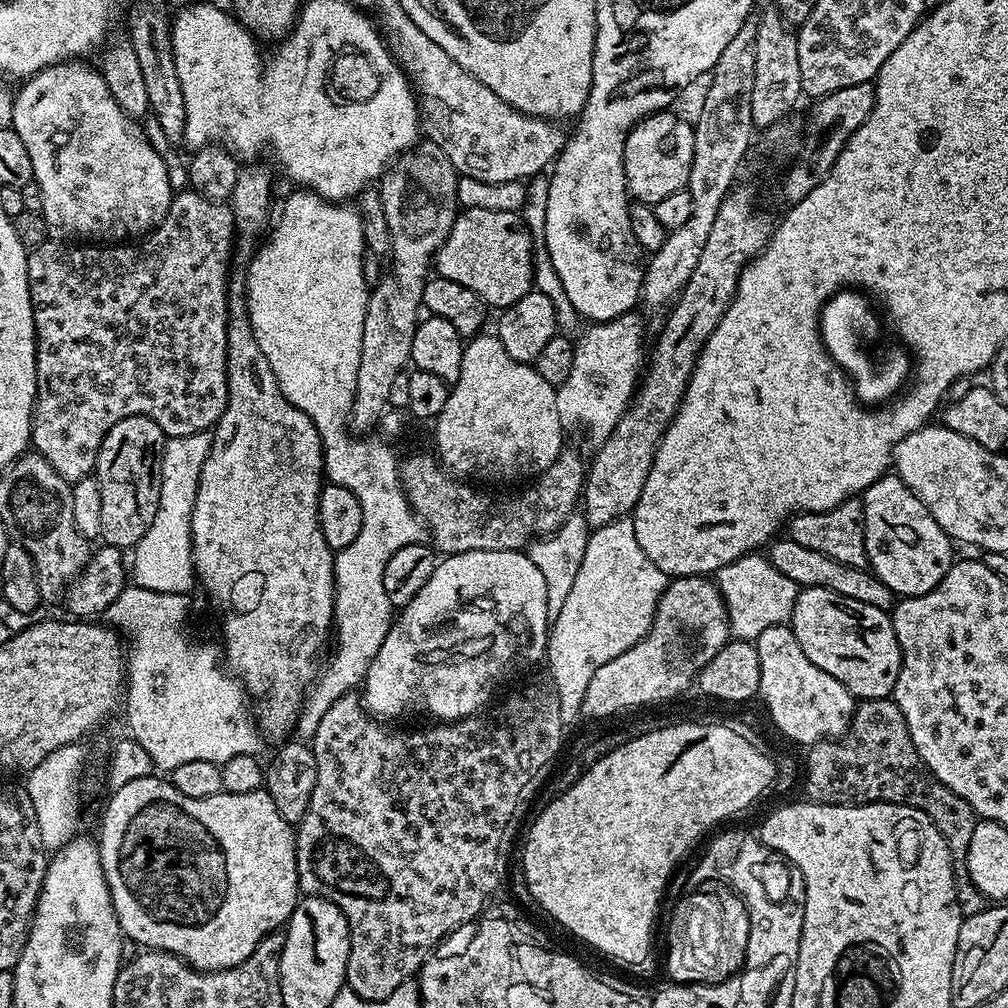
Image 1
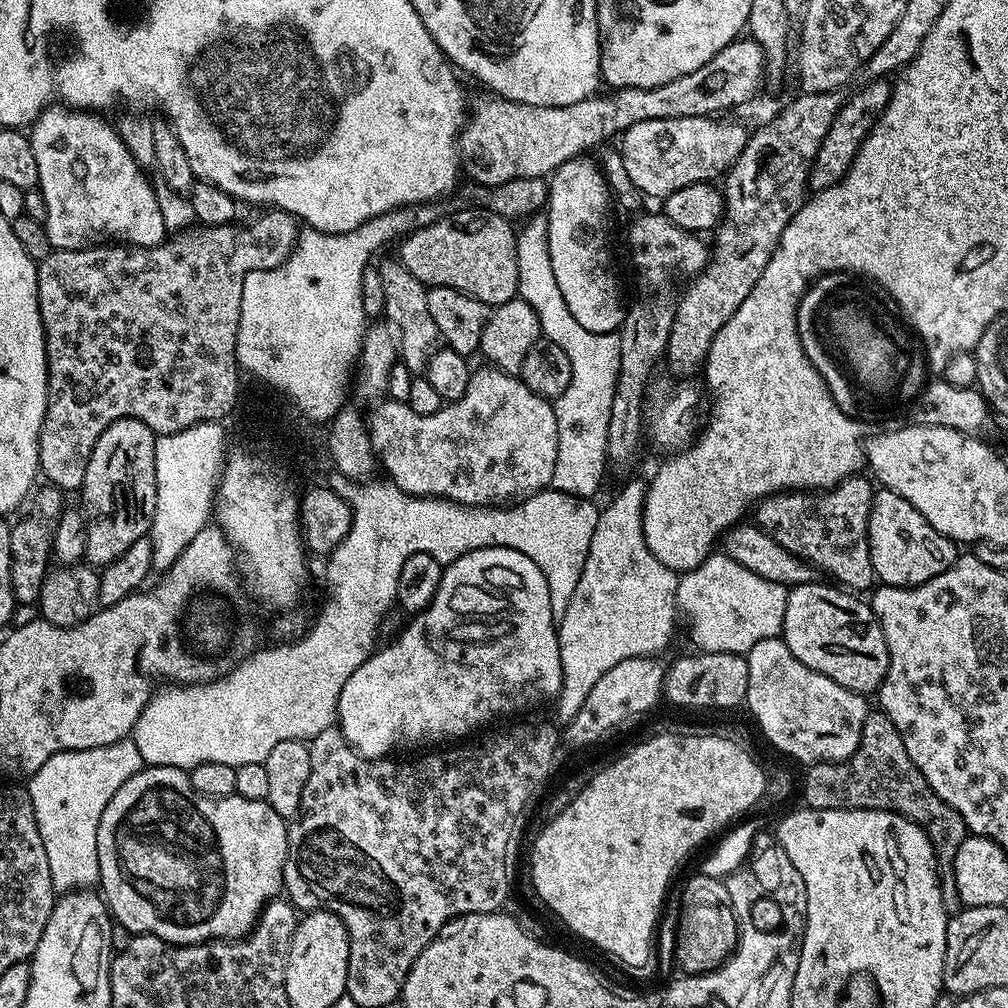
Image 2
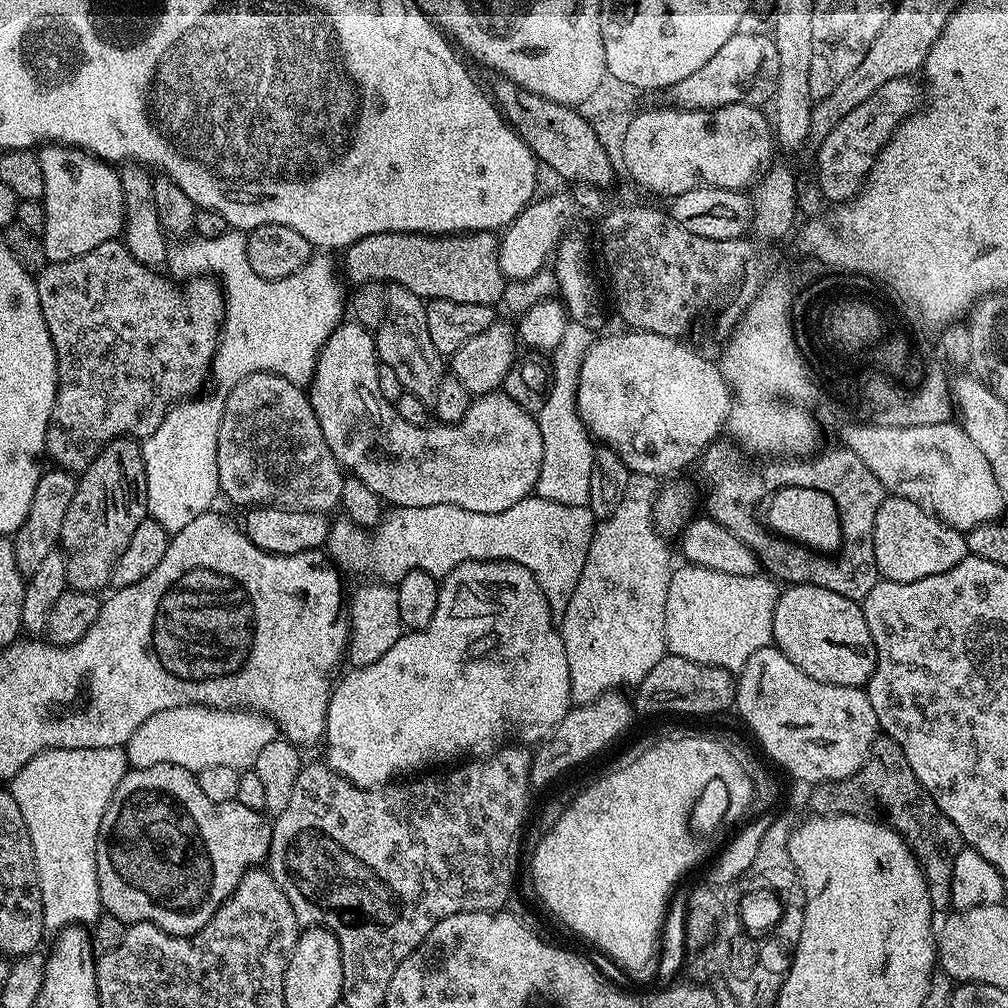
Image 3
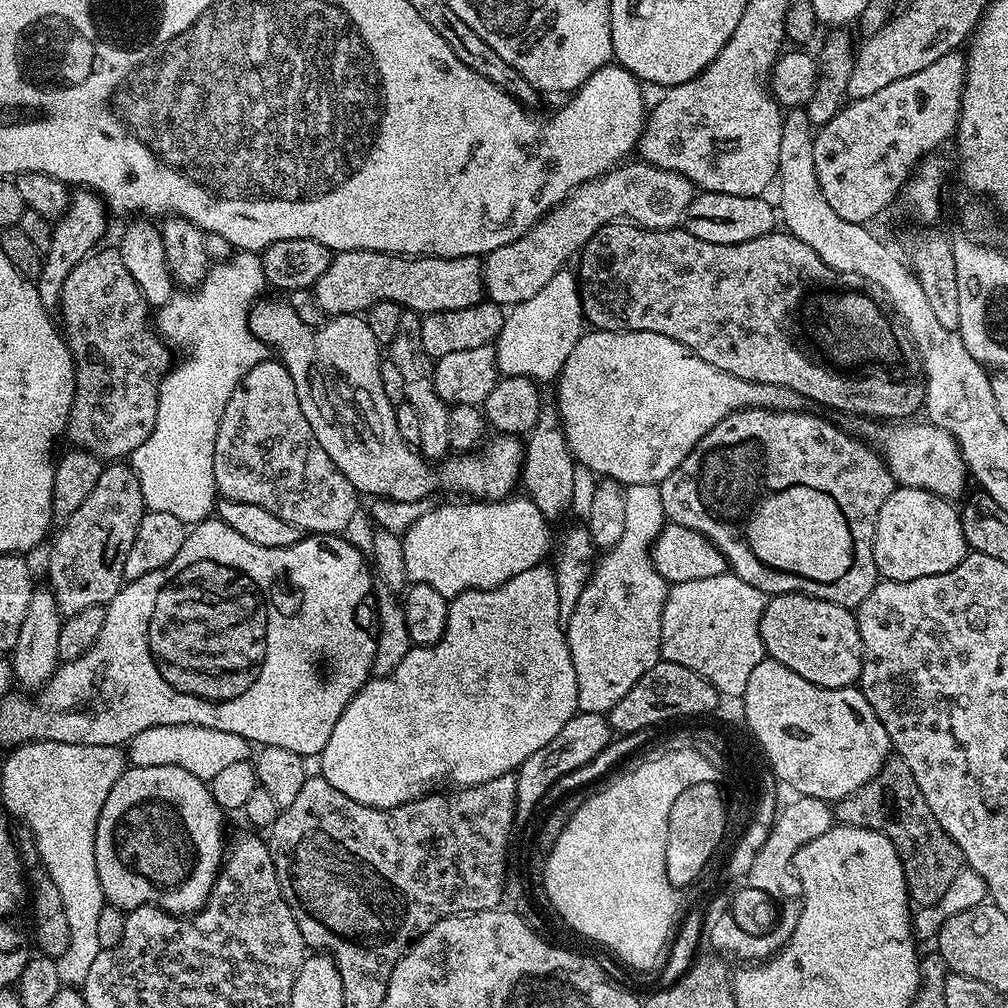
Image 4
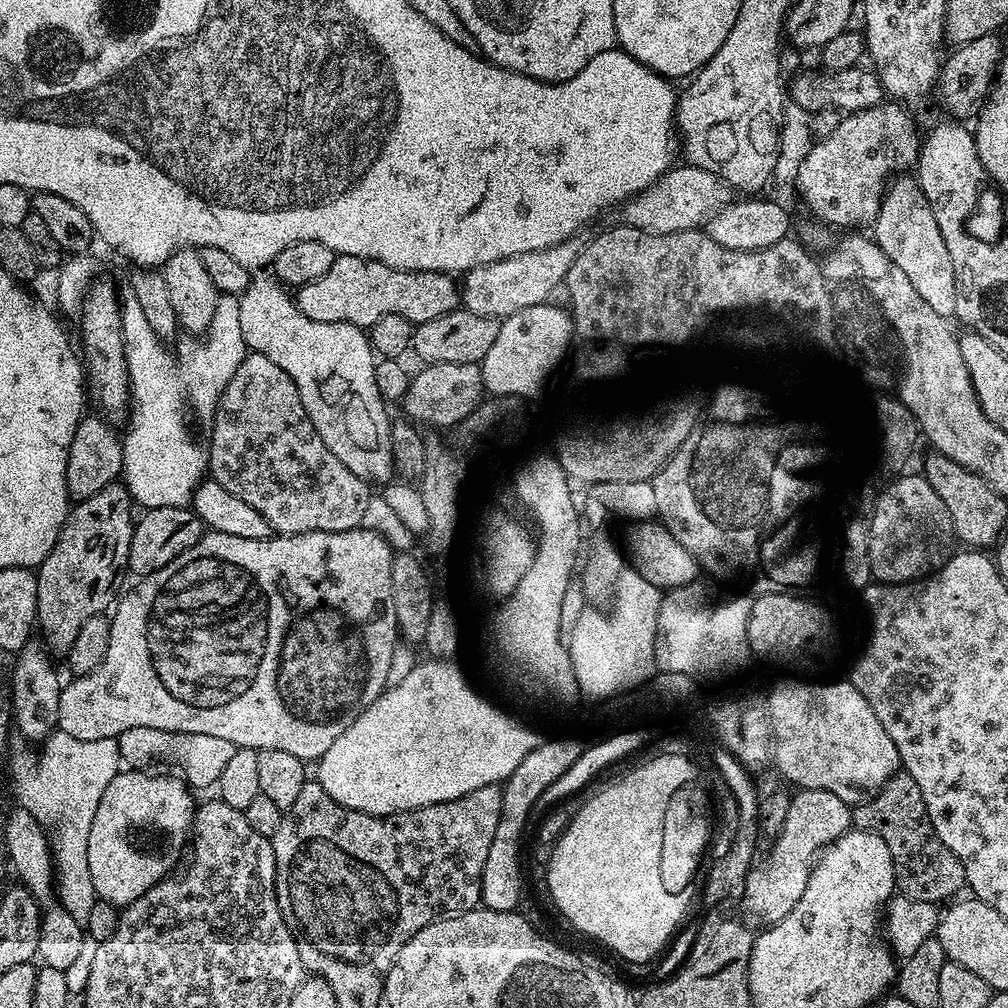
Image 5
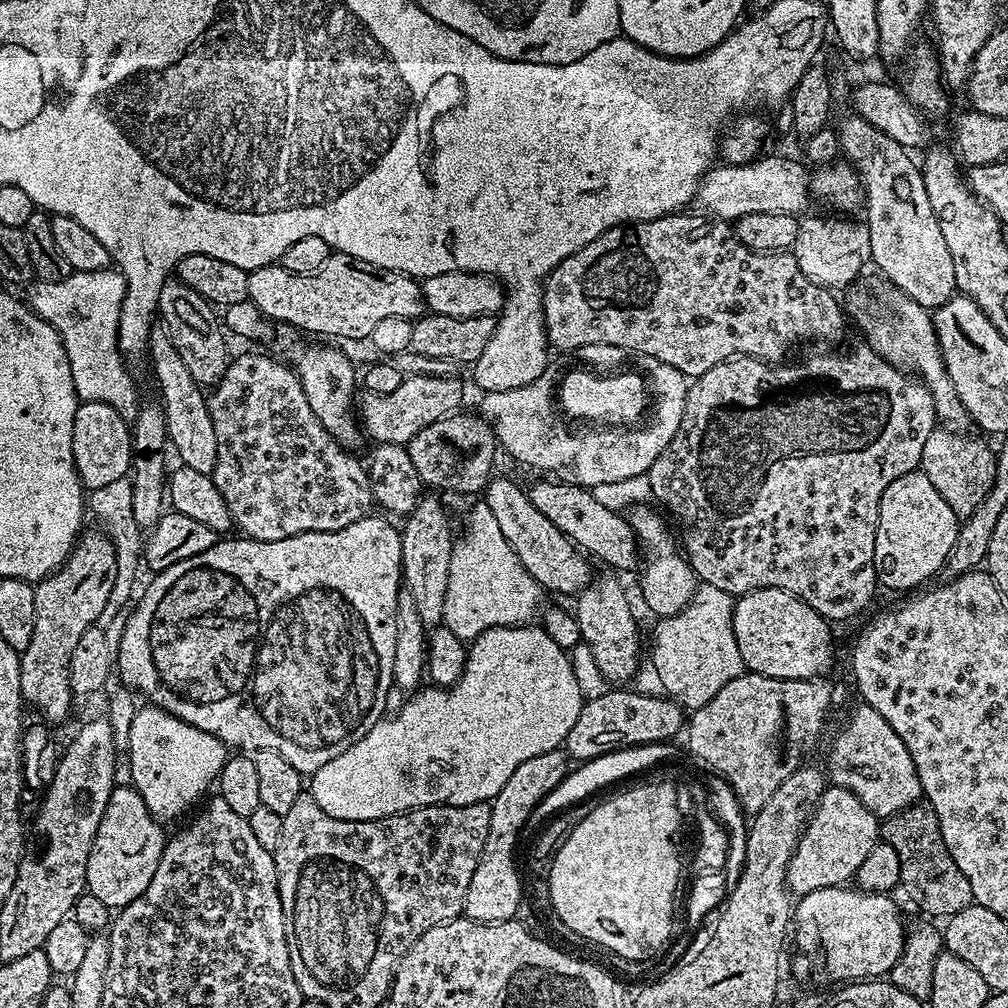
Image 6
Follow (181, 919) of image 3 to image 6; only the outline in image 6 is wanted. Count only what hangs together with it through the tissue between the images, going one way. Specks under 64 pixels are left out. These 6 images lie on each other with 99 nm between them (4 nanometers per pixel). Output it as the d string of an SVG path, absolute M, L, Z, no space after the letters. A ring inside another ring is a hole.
M113 788L110 800L106 802L106 812L102 814L102 822L98 822L98 834L94 834L90 862L86 862L86 892L104 902L111 910L125 908L130 902L134 902L134 898L138 898L142 890L150 886L150 878L154 878L154 870L158 870L158 862L162 858L162 850L166 843L166 832L160 829L160 824L161 821L153 816L135 788Z

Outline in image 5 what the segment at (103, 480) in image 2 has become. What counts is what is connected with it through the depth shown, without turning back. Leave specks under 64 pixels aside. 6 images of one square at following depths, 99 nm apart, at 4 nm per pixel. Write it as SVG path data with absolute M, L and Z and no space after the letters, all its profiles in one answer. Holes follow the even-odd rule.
M123 483L108 484L98 494L79 501L69 511L58 538L35 569L38 582L36 623L43 647L49 653L67 654L82 622L107 613L117 603L120 579L126 576L130 538L134 527L134 501Z

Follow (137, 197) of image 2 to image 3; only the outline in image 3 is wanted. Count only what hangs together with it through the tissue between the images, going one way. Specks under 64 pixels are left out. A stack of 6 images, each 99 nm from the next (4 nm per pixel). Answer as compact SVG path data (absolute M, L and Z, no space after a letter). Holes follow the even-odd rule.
M62 146L41 147L38 159L44 179L42 203L46 226L42 239L45 249L52 250L55 244L60 244L64 254L84 256L87 252L102 248L106 241L117 239L123 233L124 191L120 185L120 172L112 169L115 167L90 154L85 154L83 151L71 150Z

